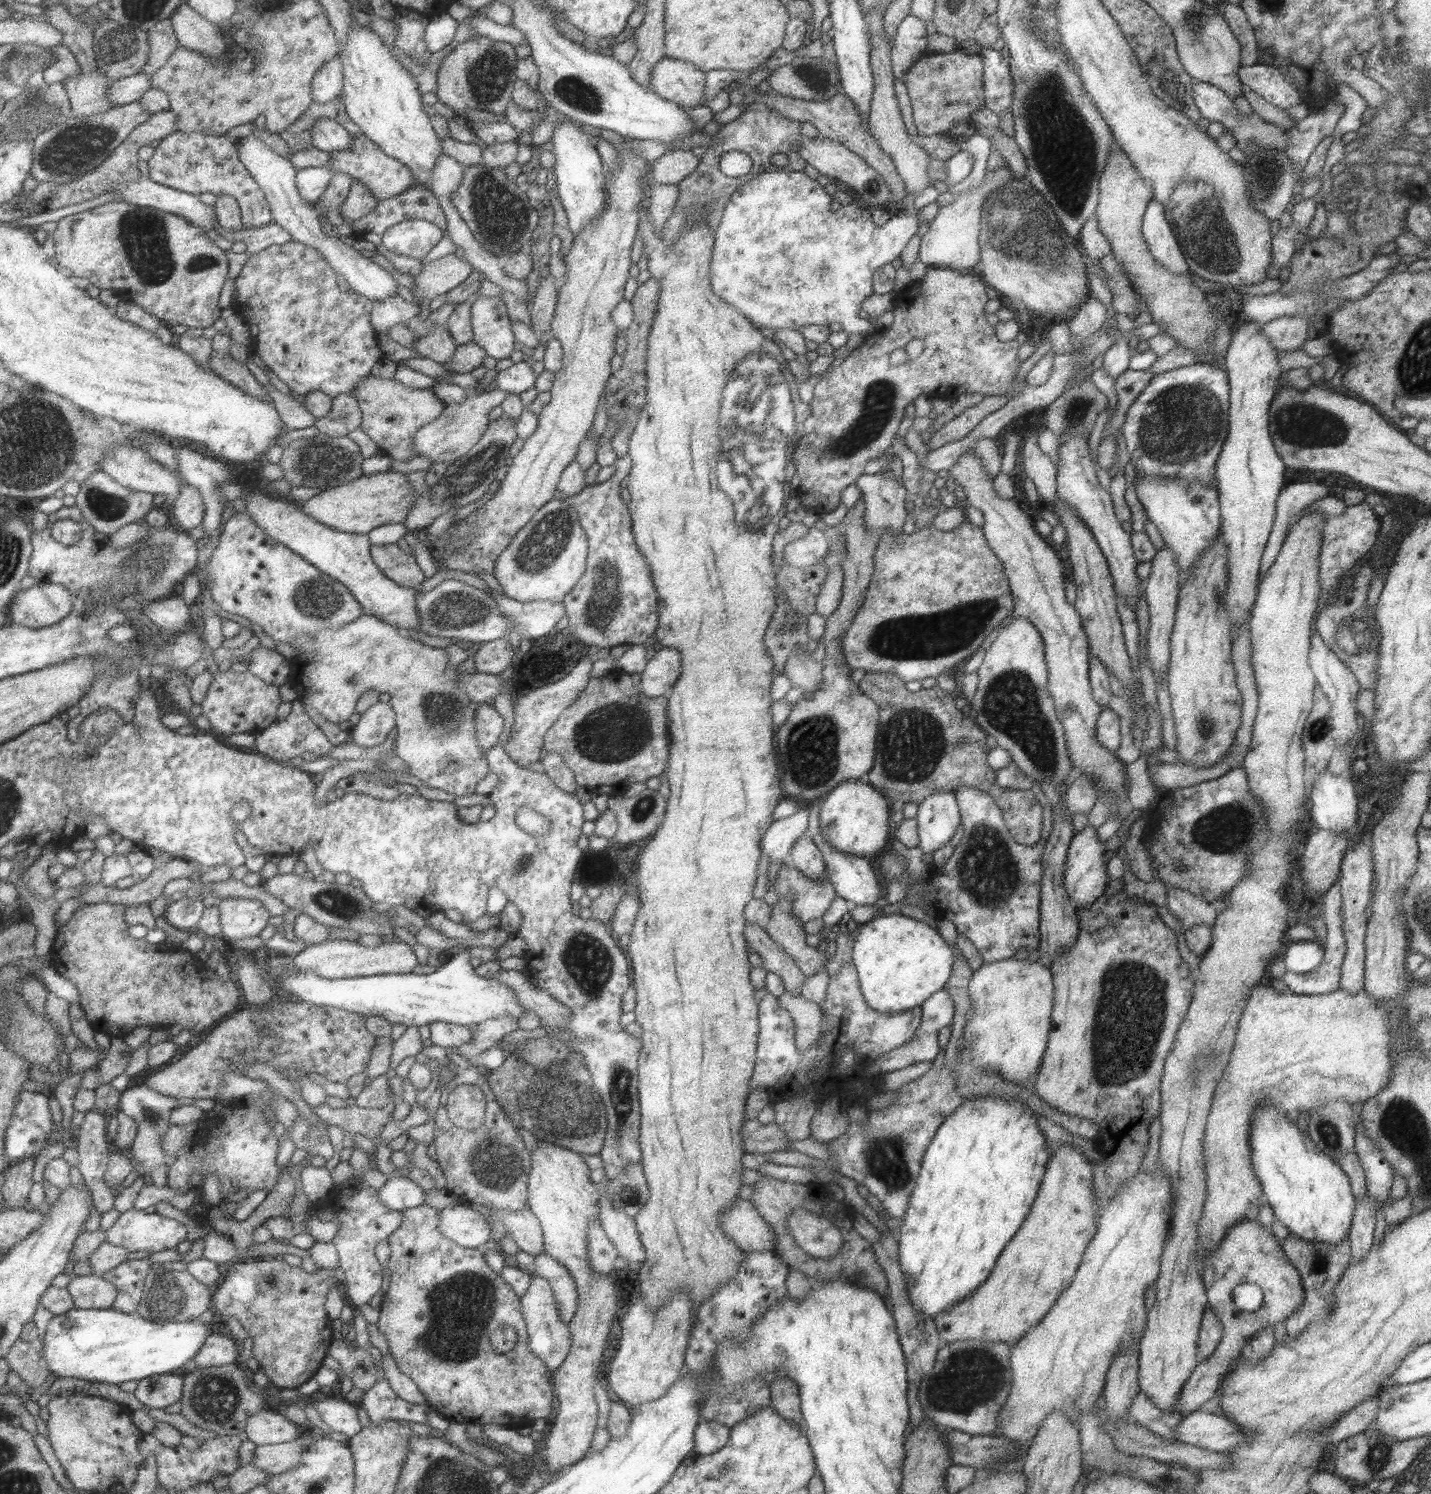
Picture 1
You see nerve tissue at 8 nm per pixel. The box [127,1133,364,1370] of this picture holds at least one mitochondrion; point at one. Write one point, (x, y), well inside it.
(161, 1304)

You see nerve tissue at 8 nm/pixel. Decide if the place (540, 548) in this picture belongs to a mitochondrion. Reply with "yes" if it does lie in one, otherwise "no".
yes

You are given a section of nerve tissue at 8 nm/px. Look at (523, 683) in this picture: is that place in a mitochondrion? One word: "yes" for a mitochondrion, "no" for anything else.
no

